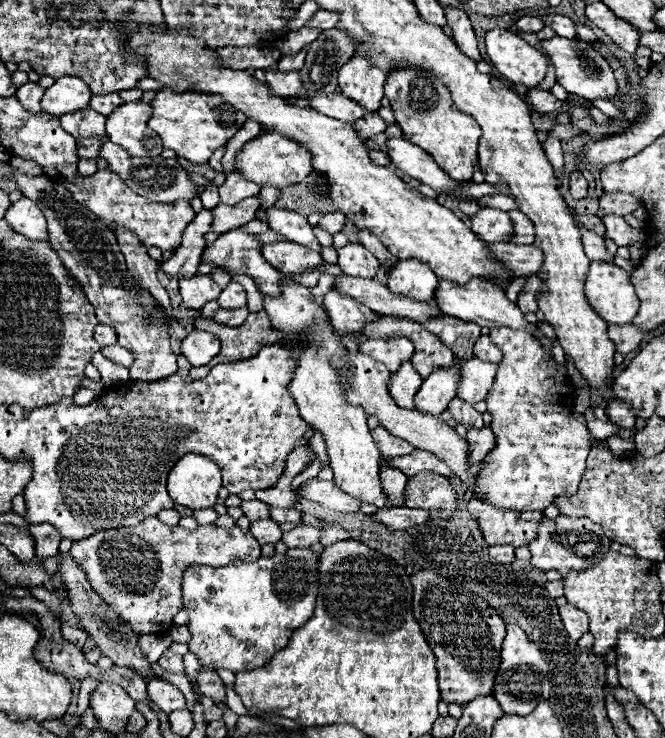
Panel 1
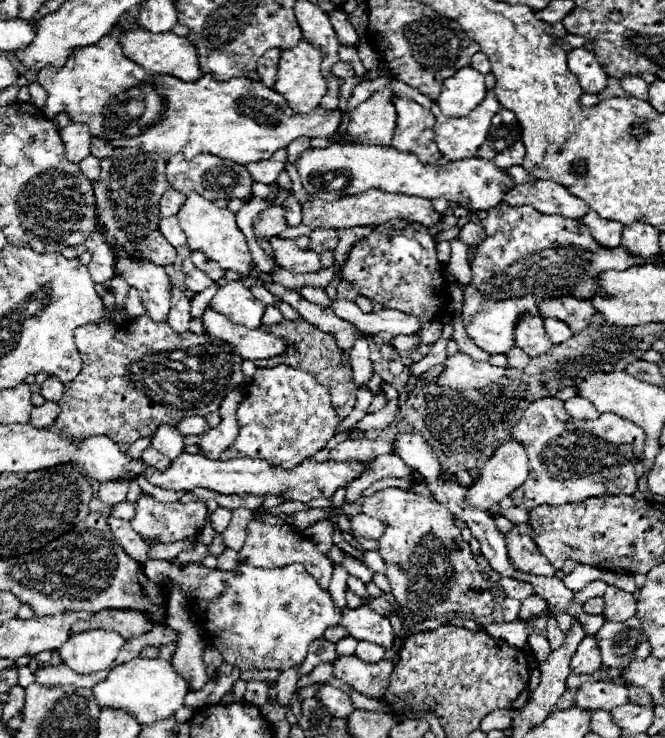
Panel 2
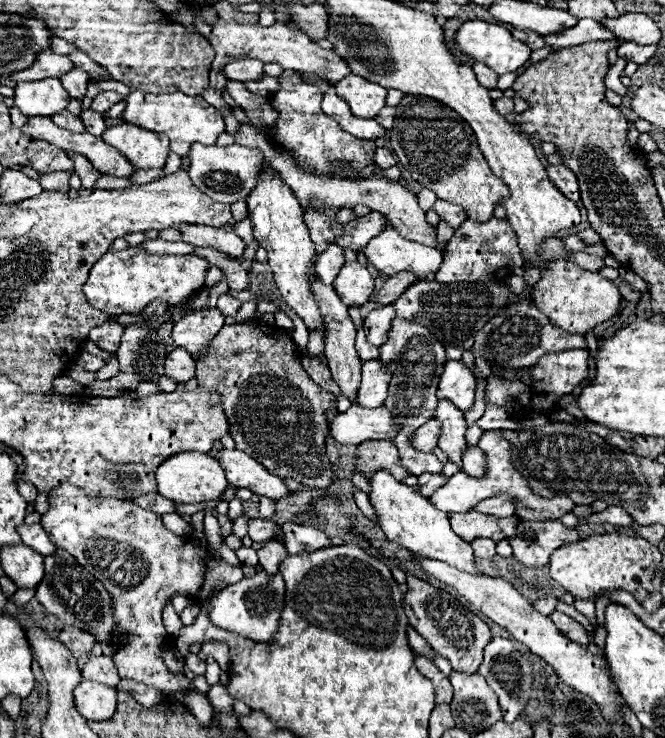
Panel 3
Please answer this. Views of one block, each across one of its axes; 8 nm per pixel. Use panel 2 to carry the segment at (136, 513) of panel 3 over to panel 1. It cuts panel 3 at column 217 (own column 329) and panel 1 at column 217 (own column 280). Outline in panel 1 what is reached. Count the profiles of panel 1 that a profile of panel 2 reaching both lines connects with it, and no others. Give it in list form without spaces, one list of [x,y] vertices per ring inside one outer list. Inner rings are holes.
[[[156,516],[142,520],[132,528],[100,530],[84,540],[76,540],[70,556],[84,568],[90,584],[118,612],[134,632],[170,632],[172,618],[182,606],[182,574],[188,566],[224,566],[236,558],[258,560],[260,544],[250,532],[238,526],[224,530],[216,524],[186,530],[168,526]]]

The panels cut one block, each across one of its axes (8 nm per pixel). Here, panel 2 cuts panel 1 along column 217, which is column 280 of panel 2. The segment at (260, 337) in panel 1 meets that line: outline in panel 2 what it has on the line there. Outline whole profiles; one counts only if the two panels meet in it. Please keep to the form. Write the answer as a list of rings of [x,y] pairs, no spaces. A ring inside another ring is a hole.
[[[282,320],[282,324],[272,324],[270,328],[260,326],[260,330],[276,334],[276,336],[284,336],[288,342],[296,344],[298,350],[290,350],[290,352],[286,352],[282,356],[276,356],[274,360],[256,360],[254,362],[256,368],[274,368],[278,364],[286,364],[286,366],[310,372],[318,380],[318,384],[326,386],[326,390],[330,392],[334,412],[338,416],[342,416],[342,418],[346,418],[350,414],[350,410],[356,406],[358,386],[352,380],[352,368],[350,368],[350,364],[346,360],[342,360],[342,356],[340,356],[340,348],[336,346],[334,336],[324,334],[322,330],[318,330],[316,326],[312,326],[312,324],[304,322],[304,320]]]

